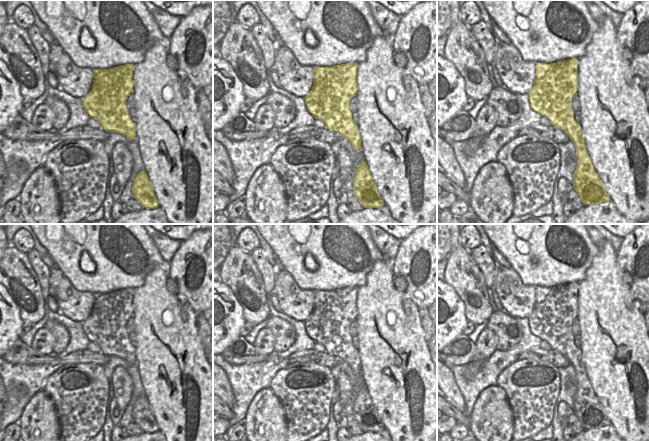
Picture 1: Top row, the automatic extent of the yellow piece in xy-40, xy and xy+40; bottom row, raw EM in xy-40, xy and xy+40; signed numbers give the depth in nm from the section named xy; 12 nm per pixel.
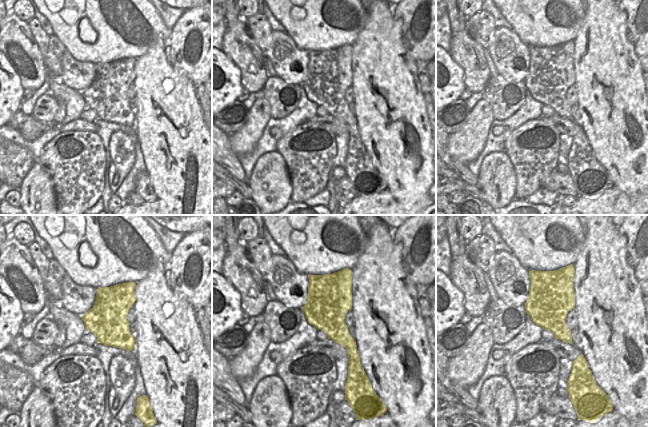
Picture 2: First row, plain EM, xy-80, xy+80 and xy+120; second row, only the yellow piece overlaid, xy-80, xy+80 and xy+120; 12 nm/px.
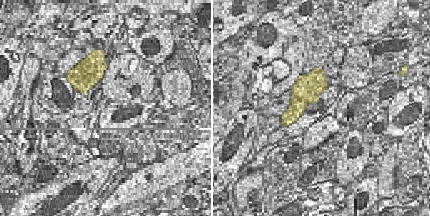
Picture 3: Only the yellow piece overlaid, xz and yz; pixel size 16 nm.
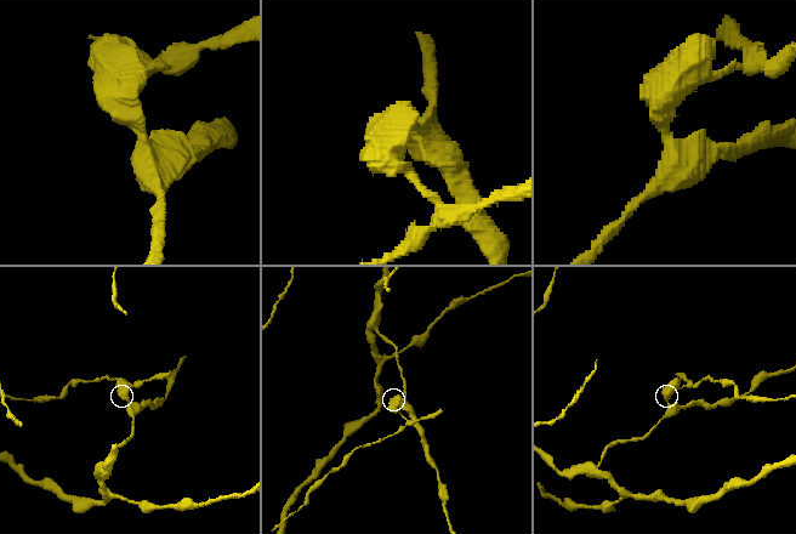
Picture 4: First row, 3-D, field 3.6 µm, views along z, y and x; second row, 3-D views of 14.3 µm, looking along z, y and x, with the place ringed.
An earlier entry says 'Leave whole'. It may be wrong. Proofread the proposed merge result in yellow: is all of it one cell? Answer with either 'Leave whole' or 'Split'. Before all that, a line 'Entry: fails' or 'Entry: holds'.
Entry: fails
Split.

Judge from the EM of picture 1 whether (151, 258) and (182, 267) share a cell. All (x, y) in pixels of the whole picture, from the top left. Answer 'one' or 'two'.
two

